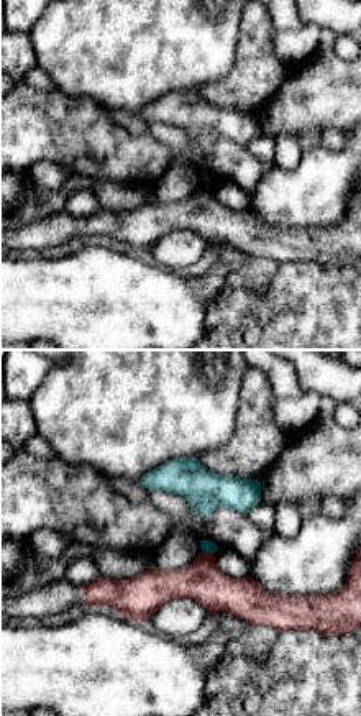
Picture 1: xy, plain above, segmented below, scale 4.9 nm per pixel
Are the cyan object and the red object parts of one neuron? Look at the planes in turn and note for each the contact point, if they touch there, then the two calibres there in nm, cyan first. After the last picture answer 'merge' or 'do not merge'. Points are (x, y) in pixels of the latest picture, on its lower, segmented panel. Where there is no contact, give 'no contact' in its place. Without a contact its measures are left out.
contact (207, 550); calibres 60 and 200 nm

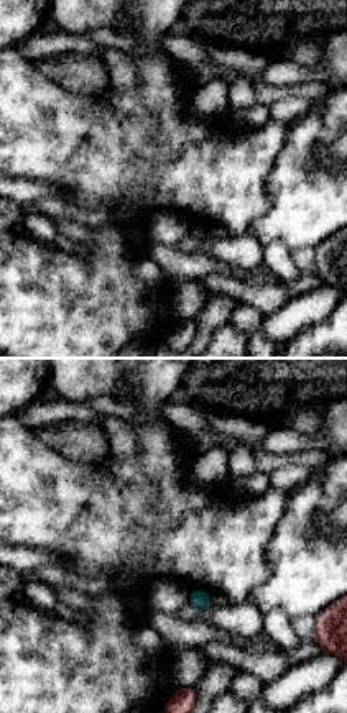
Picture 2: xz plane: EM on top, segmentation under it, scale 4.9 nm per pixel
no contact

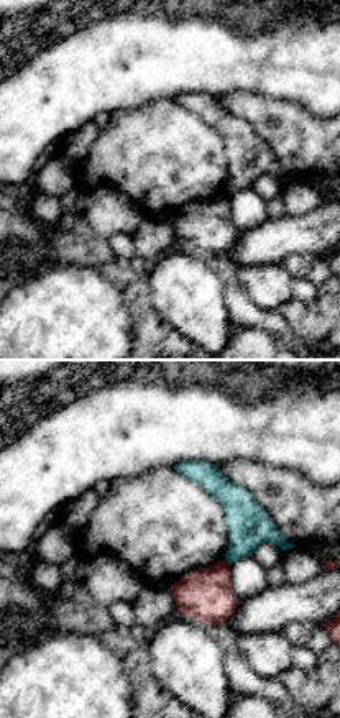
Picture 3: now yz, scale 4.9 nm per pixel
contact (229, 562); calibres 200 and 260 nm

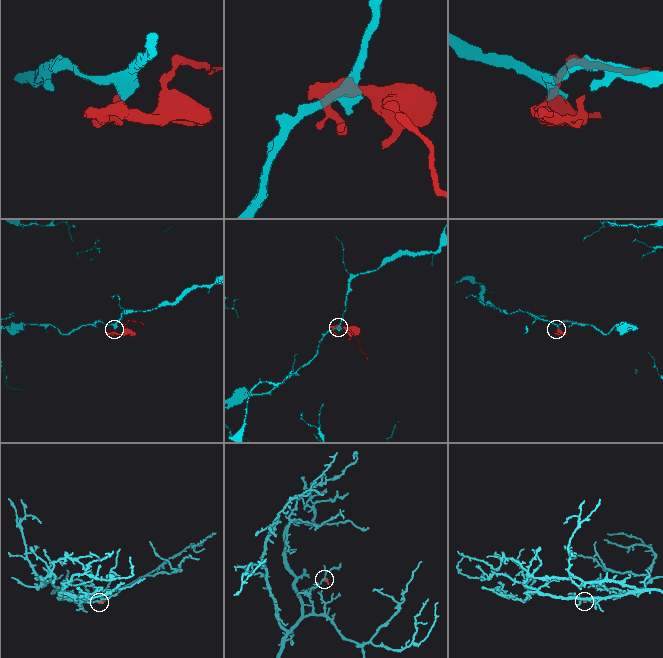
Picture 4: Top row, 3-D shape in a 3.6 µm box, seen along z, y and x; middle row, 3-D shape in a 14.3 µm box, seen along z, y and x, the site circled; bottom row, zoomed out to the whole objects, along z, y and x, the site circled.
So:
do not merge

